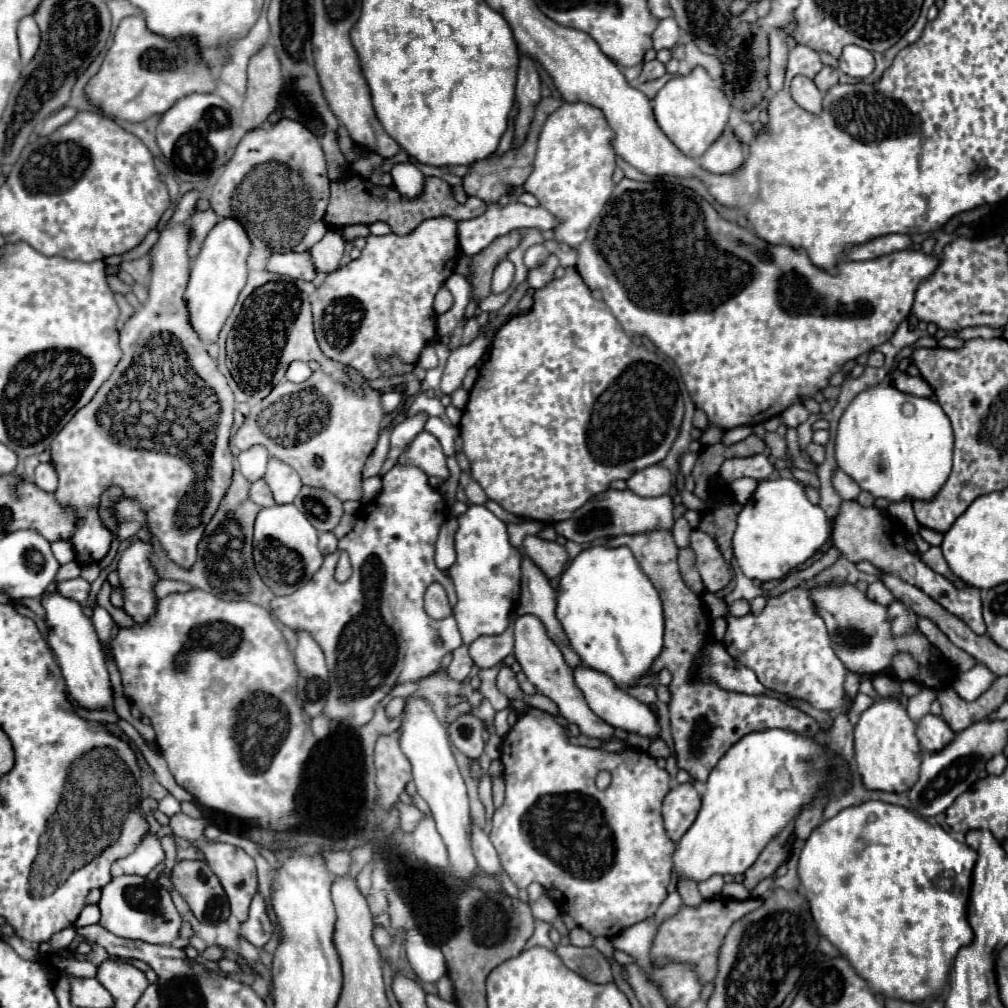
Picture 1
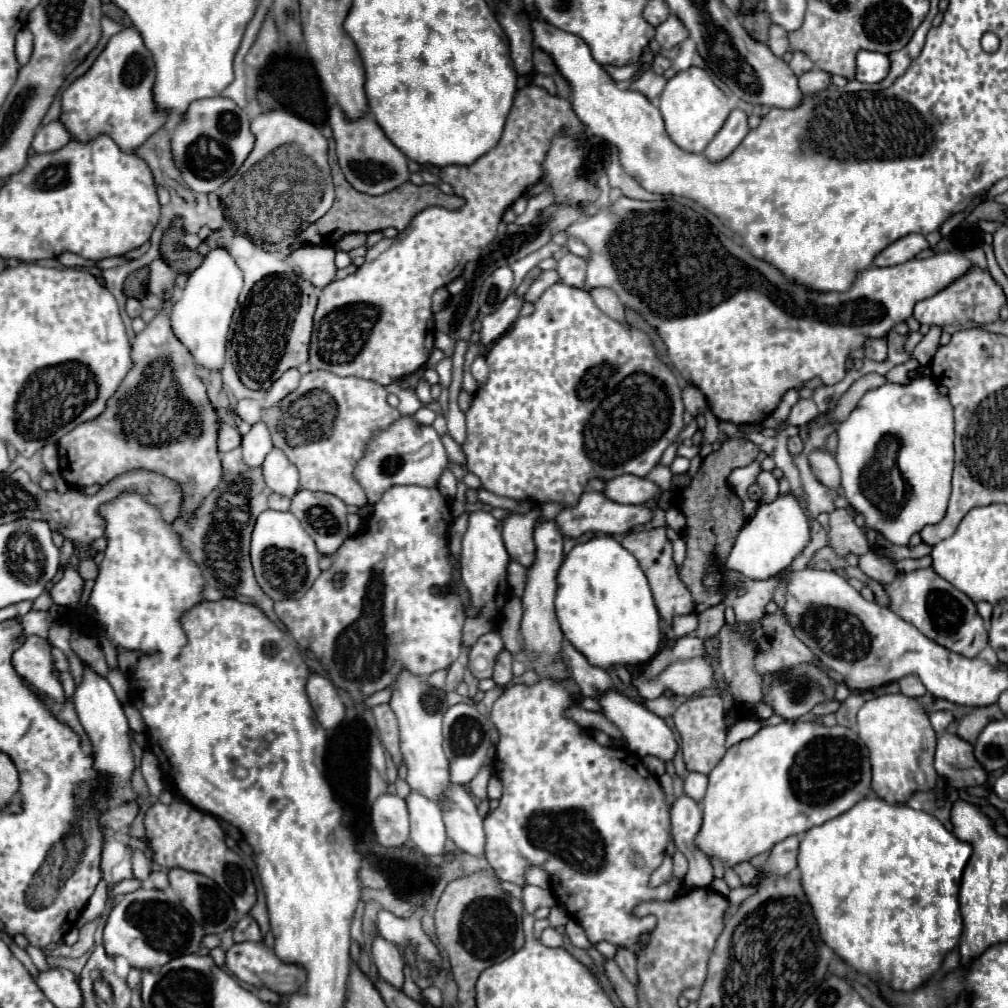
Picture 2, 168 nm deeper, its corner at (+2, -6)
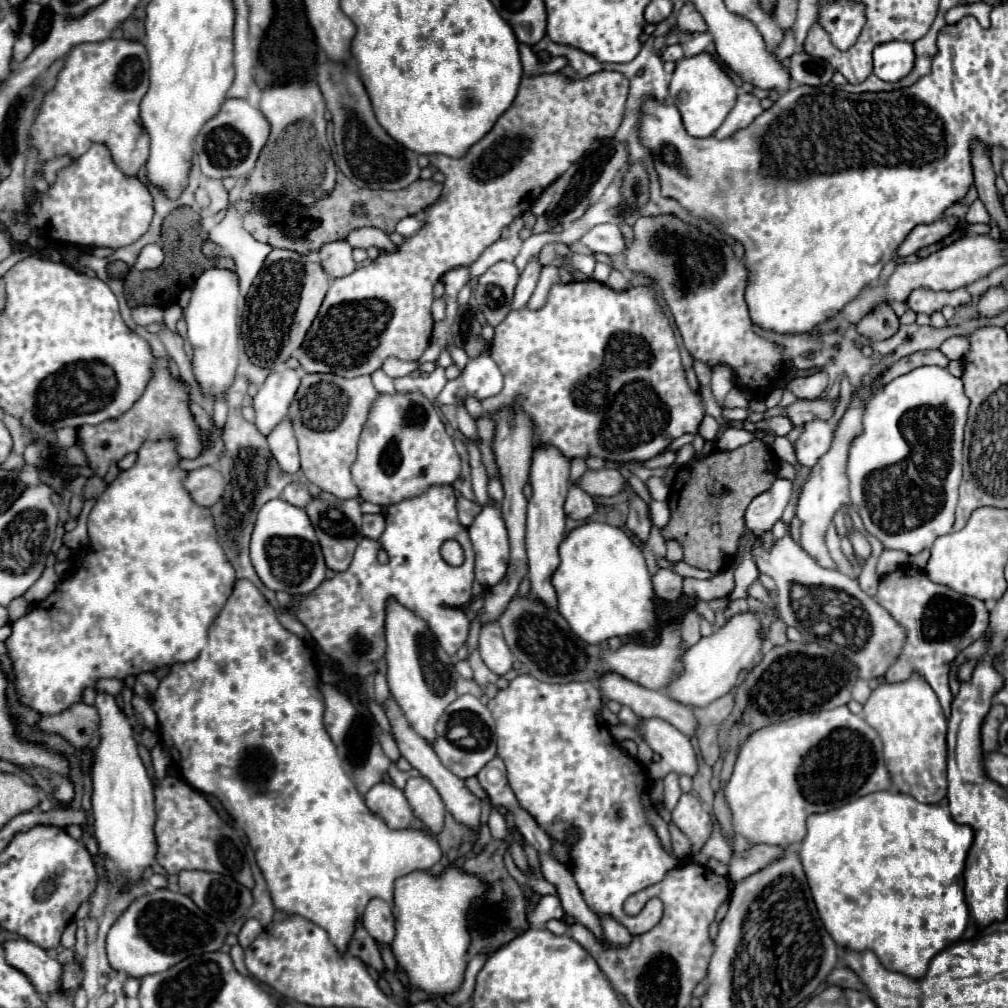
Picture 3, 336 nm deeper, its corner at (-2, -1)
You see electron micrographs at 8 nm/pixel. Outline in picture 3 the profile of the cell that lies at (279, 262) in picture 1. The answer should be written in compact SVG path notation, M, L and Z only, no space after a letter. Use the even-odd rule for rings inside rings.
M336 240L322 246L318 252L318 260L332 278L348 276L356 270L356 262L352 258L352 246L346 240Z

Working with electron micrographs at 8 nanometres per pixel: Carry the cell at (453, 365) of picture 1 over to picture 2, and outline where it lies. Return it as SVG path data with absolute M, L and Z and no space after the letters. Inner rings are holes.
M508 295L506 301L496 309L494 313L486 315L482 319L482 329L480 329L480 341L478 345L490 345L494 343L502 333L508 331L508 327L518 319L518 311L522 307L522 299L516 295Z

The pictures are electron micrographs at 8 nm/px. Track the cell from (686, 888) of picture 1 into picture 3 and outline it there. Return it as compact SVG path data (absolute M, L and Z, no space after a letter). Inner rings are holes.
M668 824L668 830L670 830L670 840L672 840L674 854L678 854L682 858L690 856L690 842L688 842L688 838L674 824Z

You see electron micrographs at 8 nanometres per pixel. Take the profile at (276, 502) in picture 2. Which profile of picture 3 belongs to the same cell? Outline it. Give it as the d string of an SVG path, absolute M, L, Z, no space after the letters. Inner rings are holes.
M292 482L284 488L282 492L282 498L298 508L304 508L308 502L310 502L310 492L308 492L308 486L306 484L298 484L298 482Z

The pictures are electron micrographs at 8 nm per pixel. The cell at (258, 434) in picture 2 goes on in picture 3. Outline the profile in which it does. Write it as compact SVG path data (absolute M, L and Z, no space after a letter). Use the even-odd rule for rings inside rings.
M286 368L280 372L272 372L266 382L260 386L258 394L254 396L254 410L256 410L256 426L266 436L270 430L288 414L288 408L296 396L300 386L298 370Z

